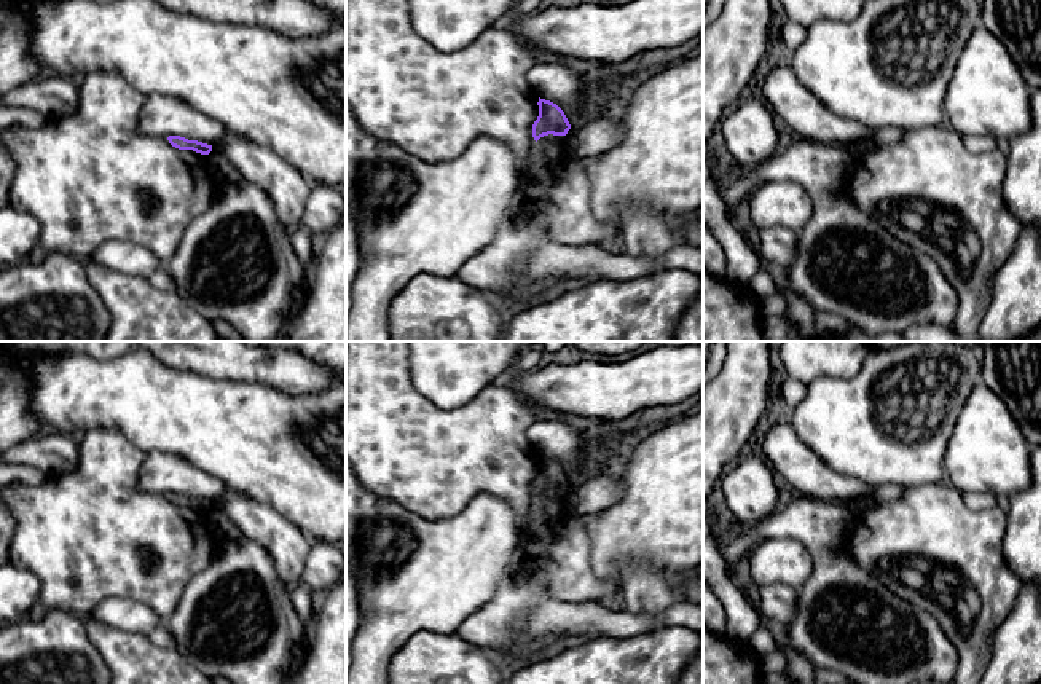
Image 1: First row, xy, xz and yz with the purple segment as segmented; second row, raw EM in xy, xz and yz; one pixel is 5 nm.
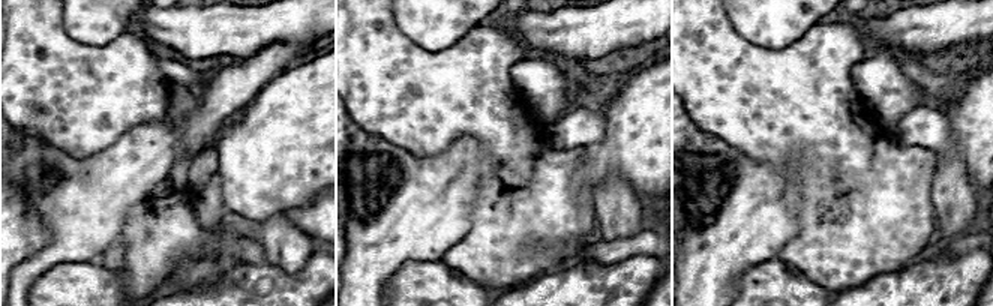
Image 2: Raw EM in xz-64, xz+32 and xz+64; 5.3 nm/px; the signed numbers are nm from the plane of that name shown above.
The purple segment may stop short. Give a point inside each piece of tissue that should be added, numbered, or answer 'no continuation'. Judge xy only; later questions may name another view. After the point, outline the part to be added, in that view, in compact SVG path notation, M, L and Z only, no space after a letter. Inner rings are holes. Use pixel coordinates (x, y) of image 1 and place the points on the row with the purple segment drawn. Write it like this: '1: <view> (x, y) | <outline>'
no continuation

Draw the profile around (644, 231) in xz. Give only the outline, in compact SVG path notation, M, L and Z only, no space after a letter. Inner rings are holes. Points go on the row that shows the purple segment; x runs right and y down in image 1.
M630 207L623 214L619 249L631 257L658 258L678 244L673 222L652 207Z

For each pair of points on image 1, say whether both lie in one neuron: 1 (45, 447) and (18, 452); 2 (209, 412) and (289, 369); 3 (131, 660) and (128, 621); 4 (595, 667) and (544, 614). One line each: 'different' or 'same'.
1: same
2: different
3: different
4: different

